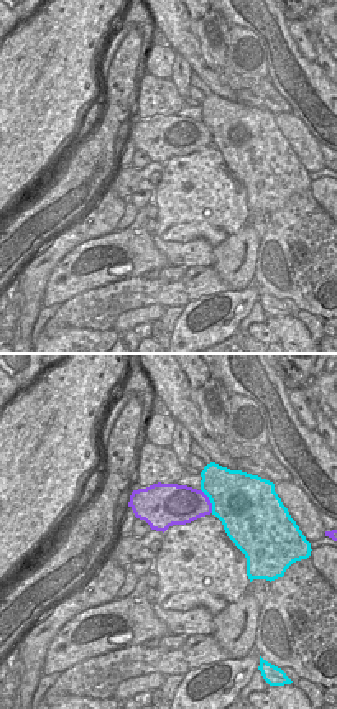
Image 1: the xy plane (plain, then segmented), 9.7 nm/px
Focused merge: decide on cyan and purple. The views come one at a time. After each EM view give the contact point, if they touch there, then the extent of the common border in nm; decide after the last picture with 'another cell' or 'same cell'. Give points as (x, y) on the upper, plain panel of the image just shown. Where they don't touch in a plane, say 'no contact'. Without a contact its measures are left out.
(209, 130) | 260 nm

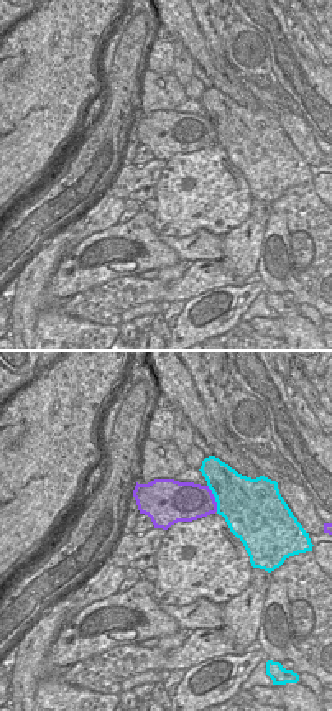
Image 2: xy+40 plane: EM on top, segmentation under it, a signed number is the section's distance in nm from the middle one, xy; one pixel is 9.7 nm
(214, 127) | 280 nm

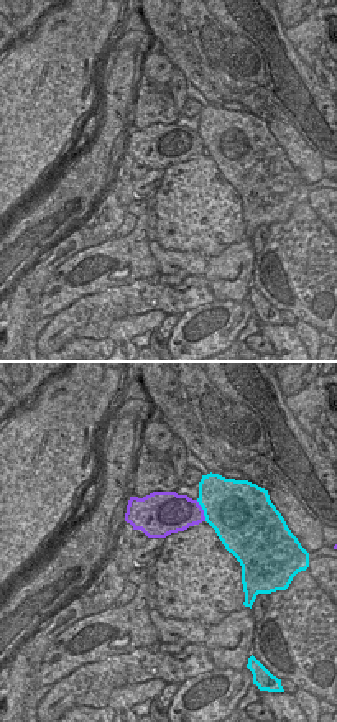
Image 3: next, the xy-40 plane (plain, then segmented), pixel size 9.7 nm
(203, 140) | 240 nm

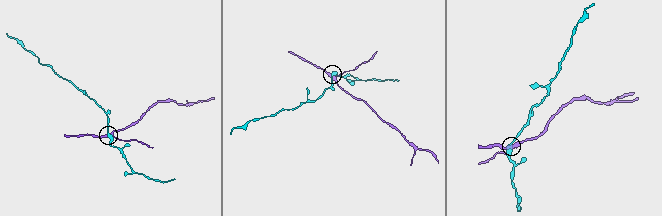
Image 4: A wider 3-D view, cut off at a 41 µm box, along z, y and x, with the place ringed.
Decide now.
another cell

